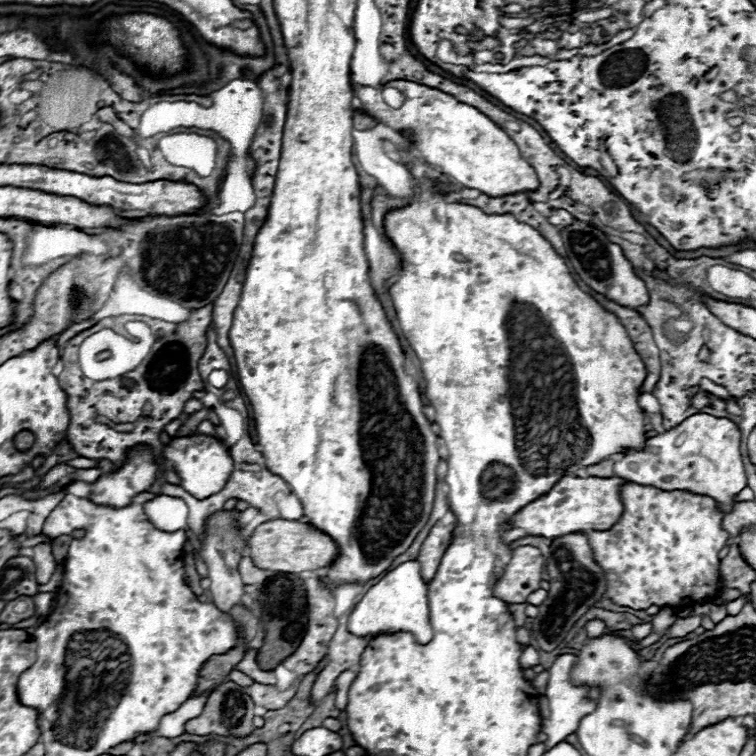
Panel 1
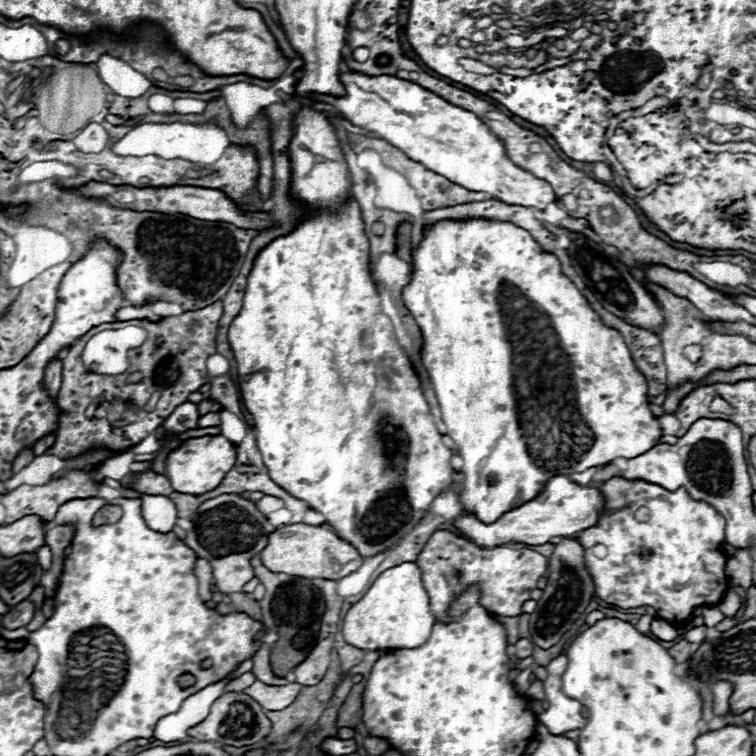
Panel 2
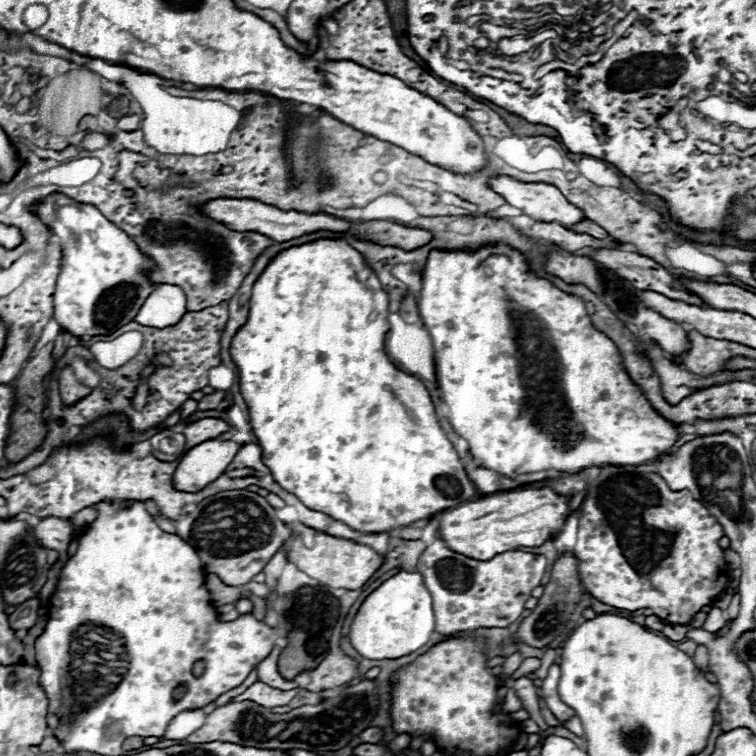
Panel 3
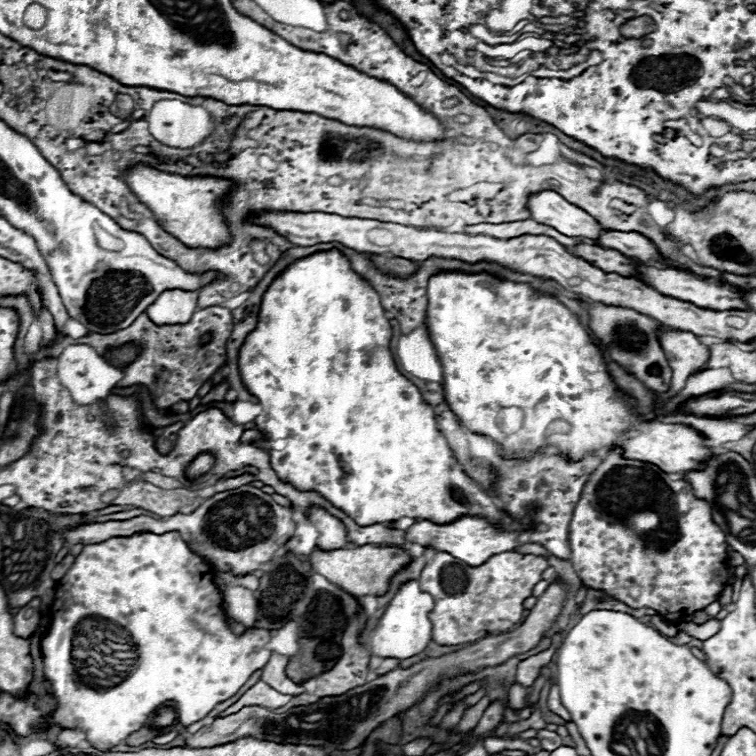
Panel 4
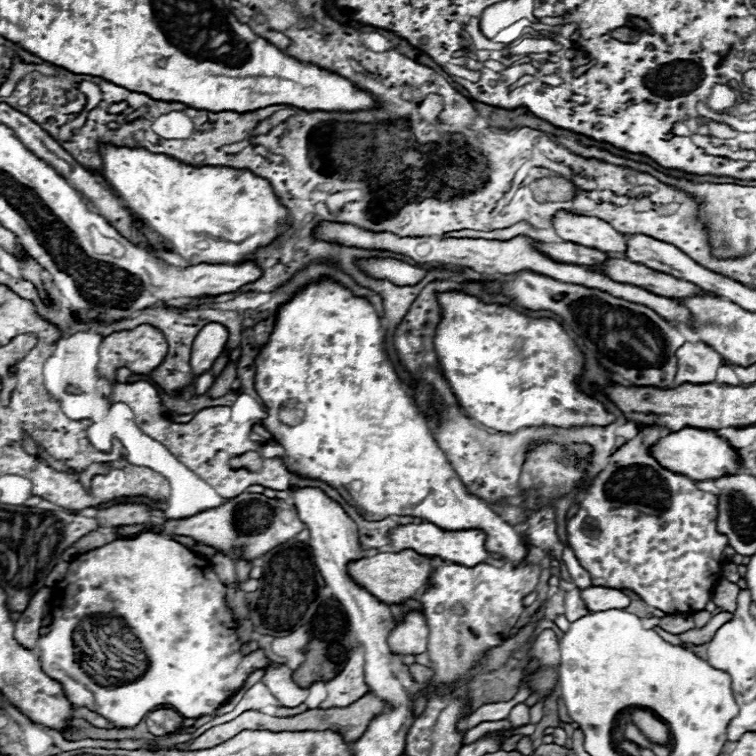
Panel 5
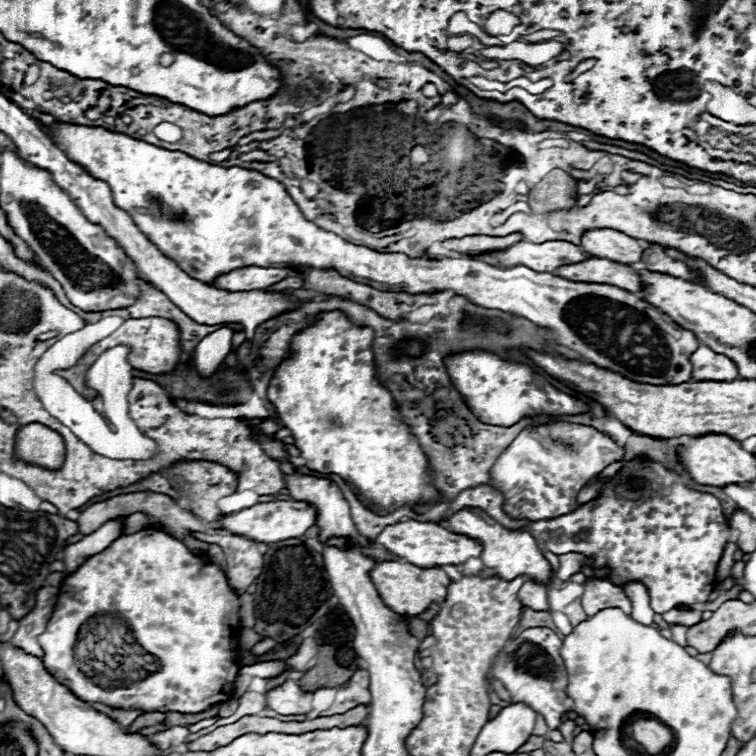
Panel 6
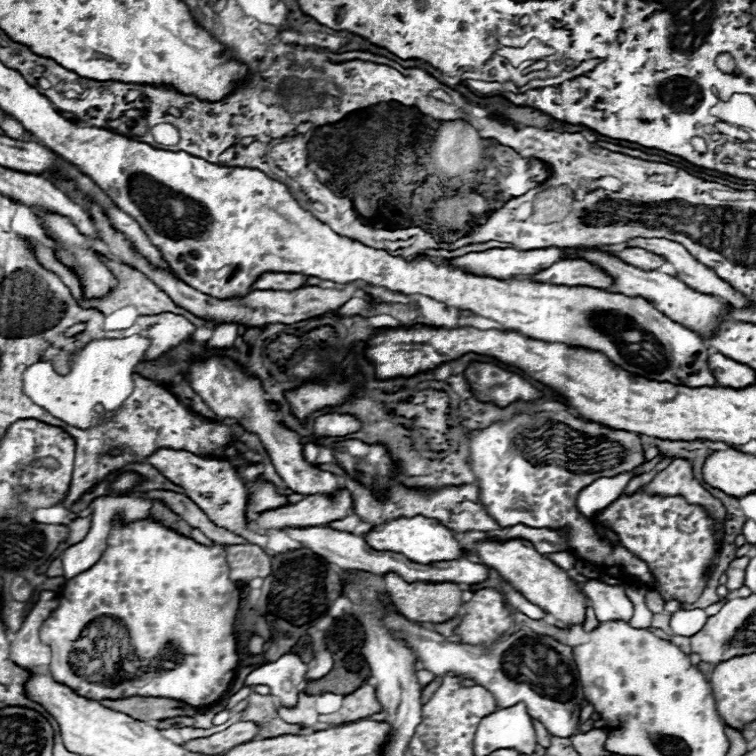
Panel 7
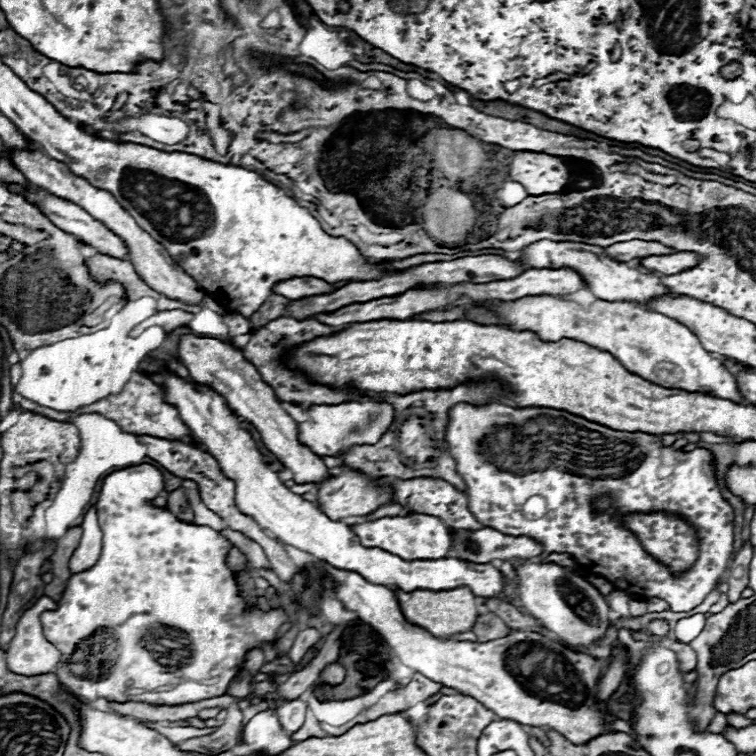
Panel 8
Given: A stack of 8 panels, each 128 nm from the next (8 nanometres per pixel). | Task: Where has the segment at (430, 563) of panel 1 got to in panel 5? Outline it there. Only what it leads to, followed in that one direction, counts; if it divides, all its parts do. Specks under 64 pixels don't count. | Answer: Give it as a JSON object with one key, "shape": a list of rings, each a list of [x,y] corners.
{"shape":[[[448,564],[434,570],[420,602],[424,604],[424,616],[430,628],[428,654],[436,674],[436,686],[456,682],[470,672],[490,648],[510,638],[512,628],[524,612],[522,600],[536,588],[538,578],[540,566],[534,564],[518,568],[512,564],[478,564],[474,568]]]}

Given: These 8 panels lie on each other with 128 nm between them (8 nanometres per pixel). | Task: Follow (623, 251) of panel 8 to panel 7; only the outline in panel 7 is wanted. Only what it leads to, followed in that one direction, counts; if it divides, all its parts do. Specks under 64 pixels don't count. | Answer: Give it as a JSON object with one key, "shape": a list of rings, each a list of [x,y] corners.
{"shape":[[[634,238],[628,240],[624,246],[628,248],[646,248],[648,252],[654,252],[658,256],[664,256],[668,262],[674,264],[676,276],[702,294],[712,294],[722,300],[728,300],[732,306],[744,306],[746,300],[742,294],[738,294],[730,284],[720,280],[710,268],[694,260],[686,248],[678,242],[666,240],[666,238]]]}

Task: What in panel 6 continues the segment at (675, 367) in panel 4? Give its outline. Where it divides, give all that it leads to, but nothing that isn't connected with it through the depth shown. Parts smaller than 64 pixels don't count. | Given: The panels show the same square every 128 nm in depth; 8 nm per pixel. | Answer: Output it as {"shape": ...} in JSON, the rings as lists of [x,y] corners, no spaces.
{"shape":[[[700,346],[692,356],[692,376],[694,380],[716,380],[730,382],[738,378],[738,366],[724,354],[716,354],[708,346]]]}

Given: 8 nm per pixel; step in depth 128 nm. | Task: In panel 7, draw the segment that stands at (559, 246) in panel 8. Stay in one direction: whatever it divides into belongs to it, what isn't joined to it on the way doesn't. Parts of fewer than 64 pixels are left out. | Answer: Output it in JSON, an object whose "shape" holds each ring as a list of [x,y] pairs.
{"shape":[[[590,248],[588,252],[576,252],[576,254],[572,254],[572,250],[568,250],[566,256],[582,256],[582,260],[590,260],[590,264],[598,264],[598,268],[606,268],[606,272],[610,272],[610,276],[614,280],[610,292],[622,292],[622,294],[634,296],[634,298],[642,296],[646,302],[654,304],[654,308],[658,308],[660,312],[666,312],[666,316],[670,316],[672,320],[678,320],[682,326],[702,334],[702,338],[708,338],[716,330],[718,322],[722,318],[728,318],[728,314],[722,312],[724,304],[716,296],[700,294],[674,276],[662,274],[658,270],[650,270],[650,272],[640,270],[640,268],[630,266],[624,260],[612,256],[604,250],[598,250],[598,248]]]}

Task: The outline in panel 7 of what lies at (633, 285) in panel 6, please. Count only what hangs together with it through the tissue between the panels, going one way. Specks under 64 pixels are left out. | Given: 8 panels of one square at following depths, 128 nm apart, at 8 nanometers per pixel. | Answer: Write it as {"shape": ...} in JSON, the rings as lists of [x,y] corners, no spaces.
{"shape":[[[560,260],[550,268],[528,276],[530,280],[550,282],[558,286],[590,286],[590,288],[610,288],[612,278],[604,274],[600,268],[588,264],[586,260]]]}

